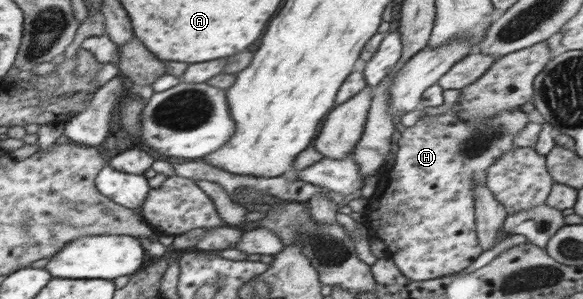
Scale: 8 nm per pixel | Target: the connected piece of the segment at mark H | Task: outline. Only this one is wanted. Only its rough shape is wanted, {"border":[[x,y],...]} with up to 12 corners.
{"border":[[451,109],[396,135],[361,223],[405,278],[483,251],[474,188],[527,123]]}

